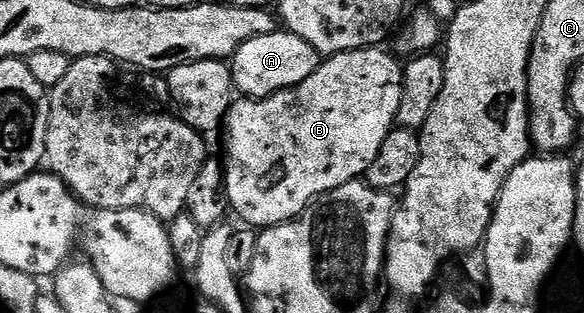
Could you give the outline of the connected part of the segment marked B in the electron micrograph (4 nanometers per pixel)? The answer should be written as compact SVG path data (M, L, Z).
M386 48L358 49L348 53L338 53L327 57L320 64L317 72L309 75L301 84L291 89L282 89L271 97L258 99L239 99L232 104L227 113L225 130L227 129L227 157L225 156L225 188L227 190L227 204L240 217L242 224L247 227L270 227L283 225L286 221L293 221L302 217L303 213L312 203L326 198L329 191L341 187L350 181L358 181L366 174L370 164L373 163L381 151L381 145L397 125L397 111L401 107L401 95L403 94L403 70L400 58L394 52Z

